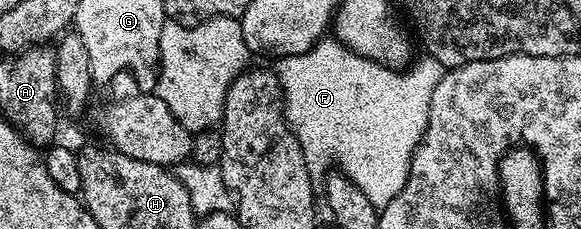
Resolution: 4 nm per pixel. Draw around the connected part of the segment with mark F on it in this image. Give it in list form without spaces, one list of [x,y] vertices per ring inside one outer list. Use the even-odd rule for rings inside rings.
[[[324,38],[305,54],[285,56],[278,61],[283,115],[305,154],[307,169],[312,177],[322,177],[332,166],[337,166],[338,171],[344,172],[354,184],[361,186],[361,194],[365,194],[365,198],[369,198],[369,202],[380,210],[393,202],[397,194],[401,194],[405,182],[411,177],[411,159],[427,129],[433,90],[437,90],[437,82],[441,82],[445,71],[443,64],[432,56],[420,56],[420,60],[418,57],[409,70],[396,70],[359,56],[339,40]]]

